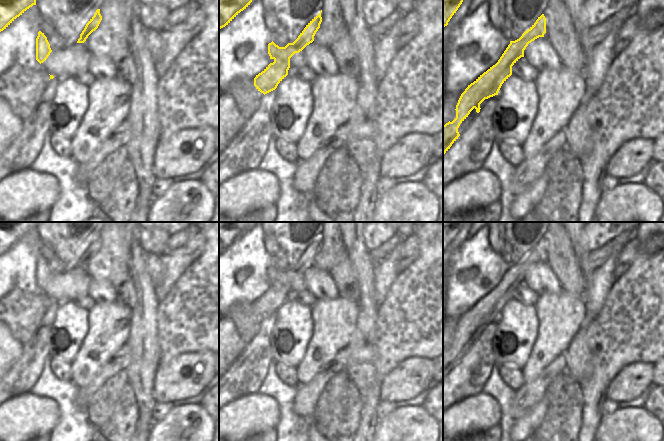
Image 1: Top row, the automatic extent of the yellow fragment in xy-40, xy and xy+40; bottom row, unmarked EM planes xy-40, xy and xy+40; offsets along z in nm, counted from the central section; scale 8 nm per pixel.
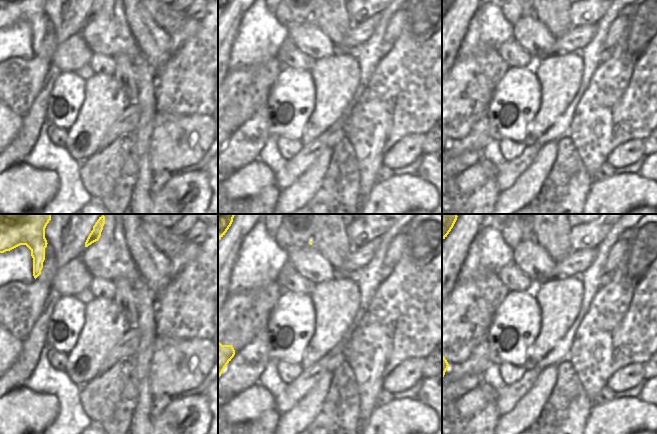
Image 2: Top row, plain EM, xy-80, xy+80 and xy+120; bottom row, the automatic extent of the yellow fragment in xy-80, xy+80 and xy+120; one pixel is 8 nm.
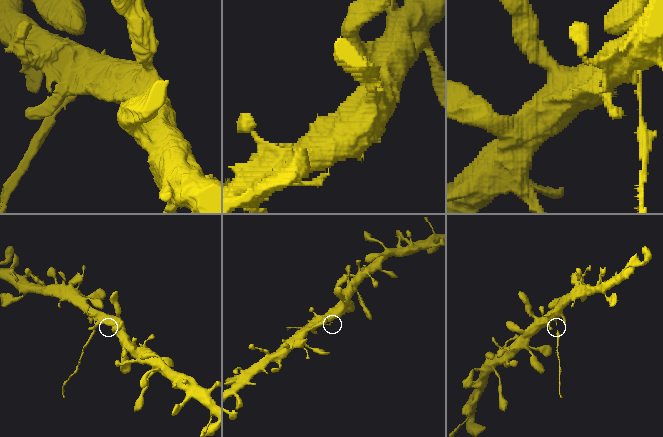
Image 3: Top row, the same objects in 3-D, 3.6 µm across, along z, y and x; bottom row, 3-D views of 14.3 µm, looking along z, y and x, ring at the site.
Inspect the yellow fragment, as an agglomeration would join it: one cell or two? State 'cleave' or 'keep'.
cleave

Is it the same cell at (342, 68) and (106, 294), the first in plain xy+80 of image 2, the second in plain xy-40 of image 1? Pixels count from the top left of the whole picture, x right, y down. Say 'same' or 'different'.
different

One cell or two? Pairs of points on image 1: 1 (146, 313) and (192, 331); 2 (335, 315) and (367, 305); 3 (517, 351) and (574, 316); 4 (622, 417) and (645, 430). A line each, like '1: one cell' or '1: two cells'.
1: two cells
2: two cells
3: two cells
4: one cell

